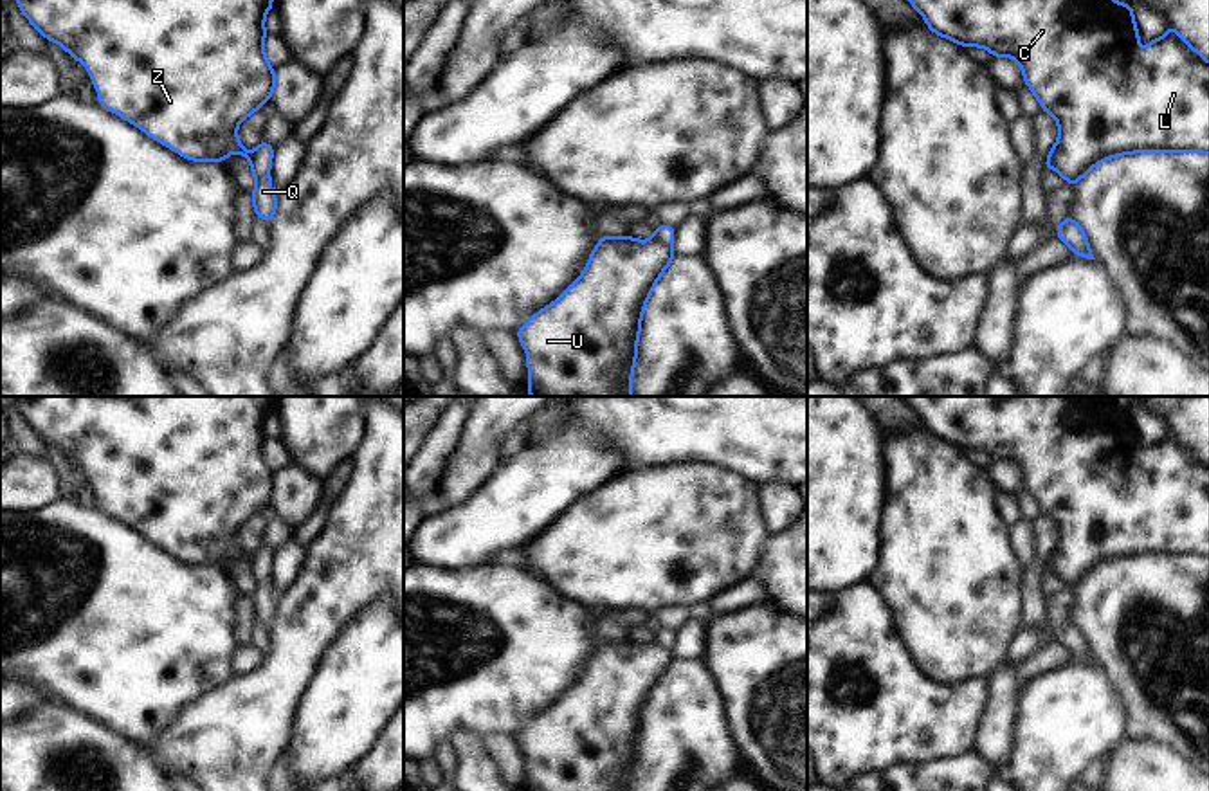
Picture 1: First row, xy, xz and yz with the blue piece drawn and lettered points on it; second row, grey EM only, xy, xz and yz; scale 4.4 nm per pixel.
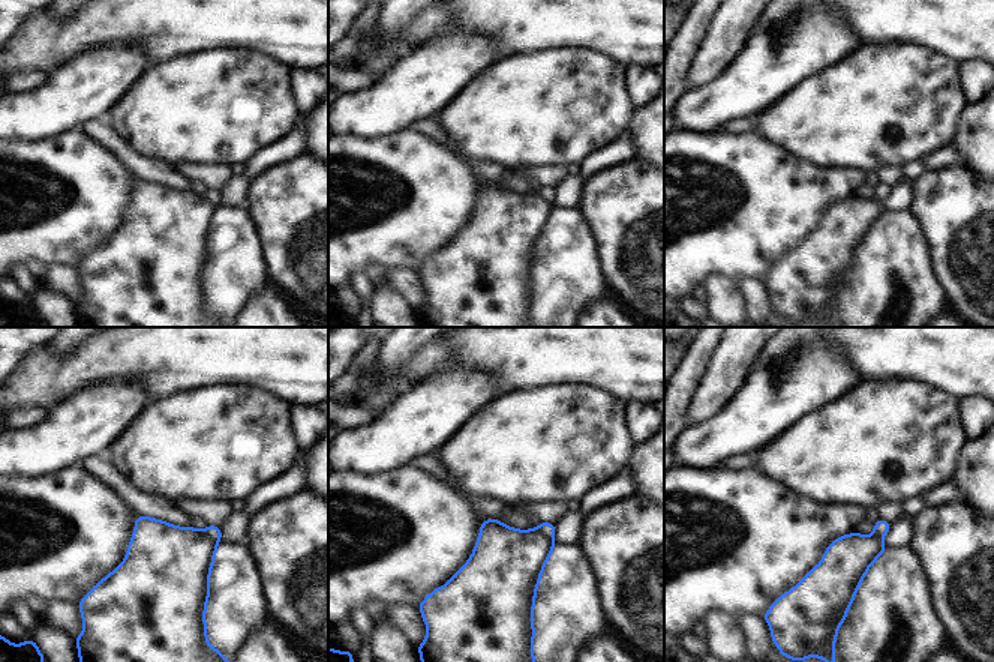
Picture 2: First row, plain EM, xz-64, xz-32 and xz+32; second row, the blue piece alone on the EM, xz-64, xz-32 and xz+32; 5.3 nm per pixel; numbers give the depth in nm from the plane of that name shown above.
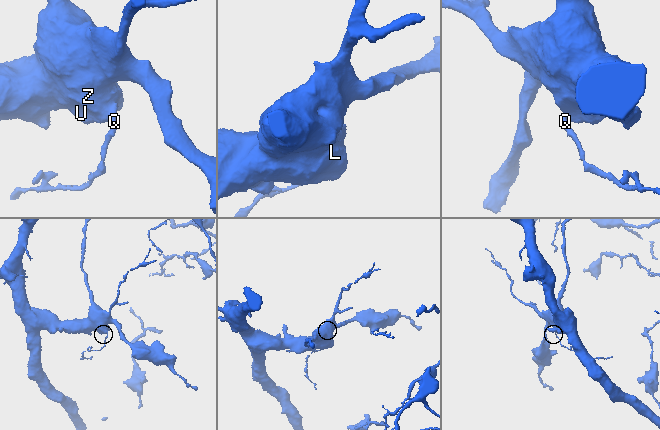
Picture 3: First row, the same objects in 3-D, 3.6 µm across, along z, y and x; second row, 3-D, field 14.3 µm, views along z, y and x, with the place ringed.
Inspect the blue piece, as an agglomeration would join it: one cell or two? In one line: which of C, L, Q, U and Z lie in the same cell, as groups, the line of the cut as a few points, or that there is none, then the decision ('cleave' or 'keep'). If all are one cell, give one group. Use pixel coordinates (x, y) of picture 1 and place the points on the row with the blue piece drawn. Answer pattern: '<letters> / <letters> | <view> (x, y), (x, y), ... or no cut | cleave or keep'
C L U Z / Q | xz (653, 236), (671, 245) | cleave

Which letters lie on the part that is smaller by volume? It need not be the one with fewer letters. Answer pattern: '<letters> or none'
Q

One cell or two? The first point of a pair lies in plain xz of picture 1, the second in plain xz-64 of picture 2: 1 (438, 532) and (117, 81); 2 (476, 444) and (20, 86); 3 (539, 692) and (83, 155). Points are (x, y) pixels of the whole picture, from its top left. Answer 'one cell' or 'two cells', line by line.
1: one cell
2: two cells
3: one cell

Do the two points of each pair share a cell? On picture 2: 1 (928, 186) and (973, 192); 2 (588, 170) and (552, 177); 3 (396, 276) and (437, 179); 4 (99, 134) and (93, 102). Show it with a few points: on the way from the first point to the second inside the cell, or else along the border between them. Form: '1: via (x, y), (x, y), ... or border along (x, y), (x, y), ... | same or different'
1: via (939, 192), (963, 192) | same
2: border along (568, 174), (556, 189) | different
3: border along (389, 267), (411, 267), (417, 270) | different
4: border along (107, 119), (90, 119), (80, 128) | different

